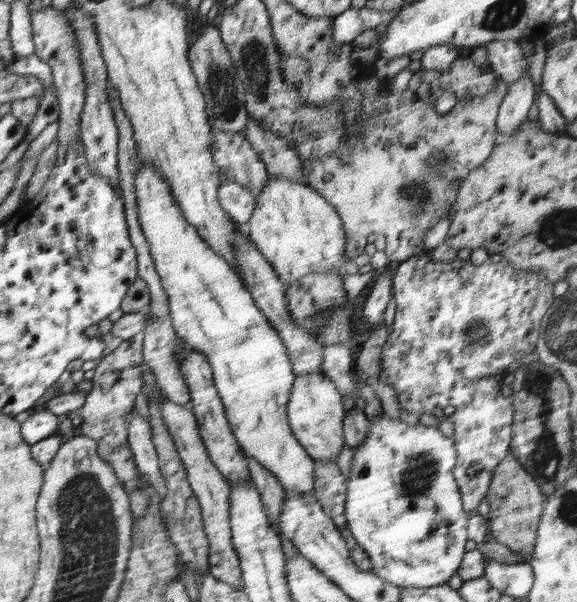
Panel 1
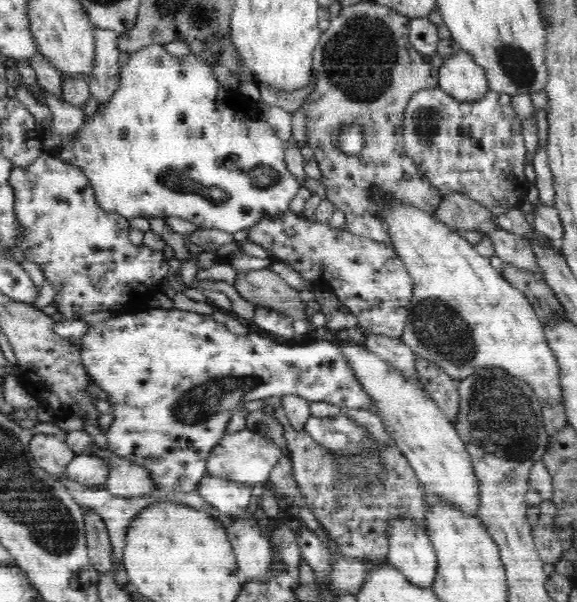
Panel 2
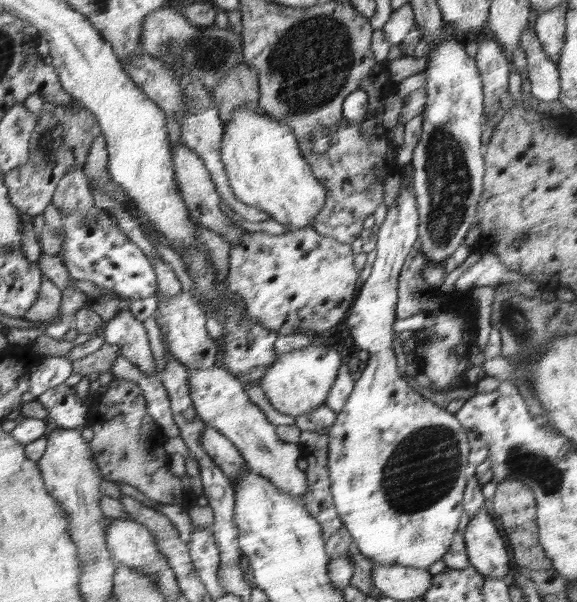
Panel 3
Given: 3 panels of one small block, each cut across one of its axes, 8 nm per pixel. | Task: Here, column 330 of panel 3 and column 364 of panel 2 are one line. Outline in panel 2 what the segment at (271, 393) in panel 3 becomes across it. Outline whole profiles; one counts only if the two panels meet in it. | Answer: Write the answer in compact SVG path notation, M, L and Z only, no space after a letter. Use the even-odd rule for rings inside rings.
M354 342L344 344L342 357L356 383L378 411L391 442L402 451L426 493L437 494L443 500L456 503L465 512L478 515L479 484L471 470L470 455L454 424L449 423L434 399L420 384L407 380L390 362L382 360L364 346L358 348Z

